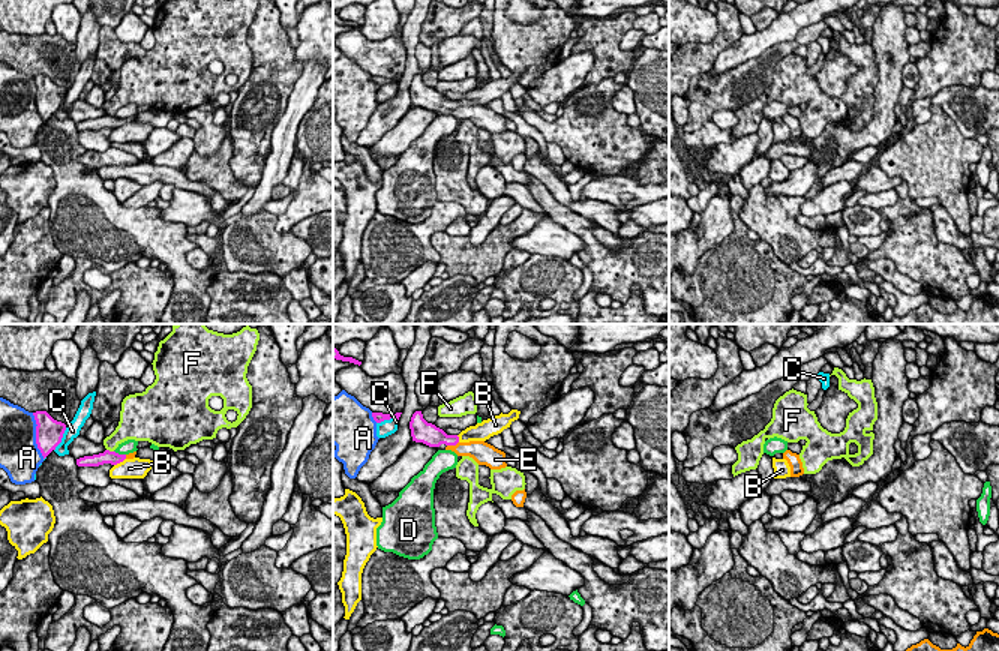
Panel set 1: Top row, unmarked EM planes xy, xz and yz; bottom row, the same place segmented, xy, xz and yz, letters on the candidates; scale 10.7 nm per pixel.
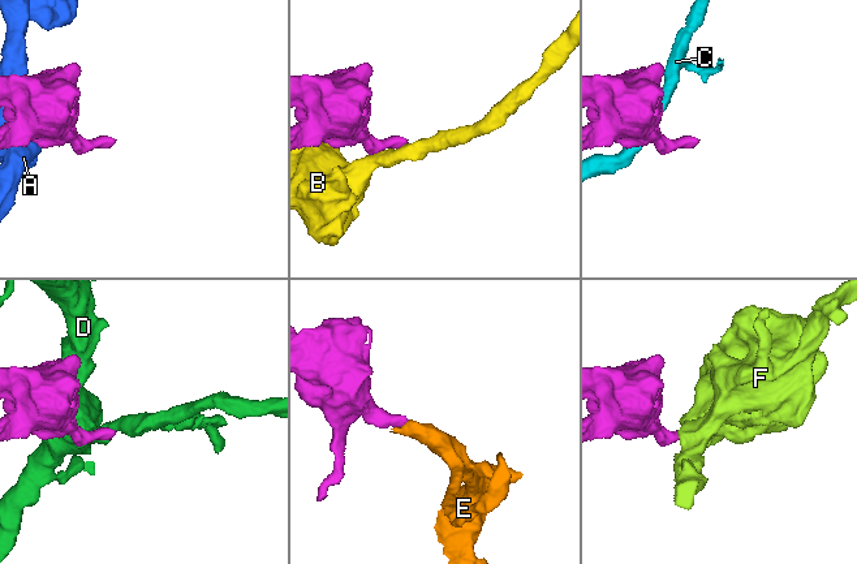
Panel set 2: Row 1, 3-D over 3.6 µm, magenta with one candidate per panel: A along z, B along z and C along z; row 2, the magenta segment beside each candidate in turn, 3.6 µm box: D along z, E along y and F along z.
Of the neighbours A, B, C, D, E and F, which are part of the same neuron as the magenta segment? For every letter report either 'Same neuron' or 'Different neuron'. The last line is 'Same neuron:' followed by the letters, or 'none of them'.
A: Different neuron
B: Different neuron
C: Different neuron
D: Different neuron
E: Same neuron
F: Different neuron
Same neuron: E

